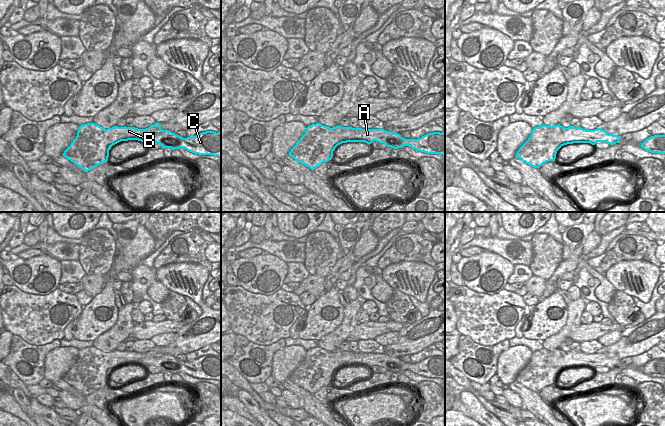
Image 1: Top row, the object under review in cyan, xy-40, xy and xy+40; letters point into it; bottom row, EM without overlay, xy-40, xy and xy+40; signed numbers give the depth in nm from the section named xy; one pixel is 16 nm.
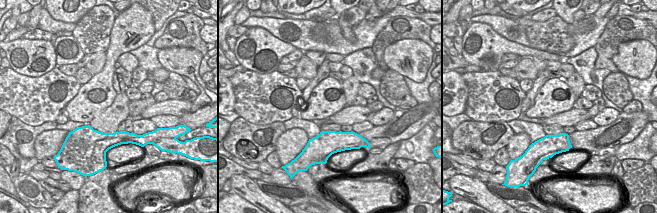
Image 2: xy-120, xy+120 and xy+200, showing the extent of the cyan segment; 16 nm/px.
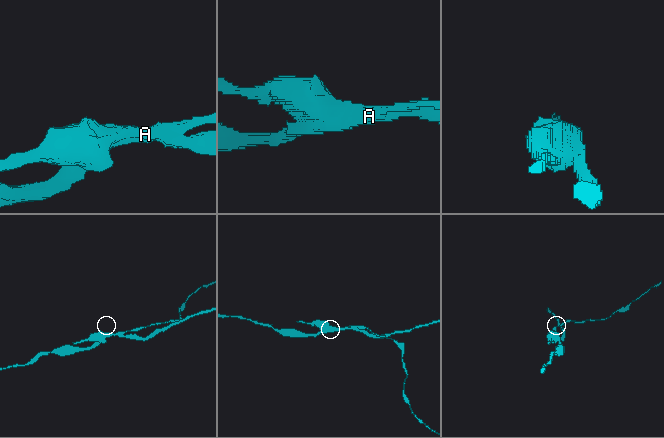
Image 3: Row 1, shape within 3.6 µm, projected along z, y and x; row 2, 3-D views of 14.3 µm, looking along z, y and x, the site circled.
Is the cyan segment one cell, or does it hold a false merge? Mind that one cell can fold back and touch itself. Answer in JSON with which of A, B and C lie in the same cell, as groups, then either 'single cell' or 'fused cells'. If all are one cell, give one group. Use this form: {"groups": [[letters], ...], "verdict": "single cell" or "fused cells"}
{"groups": [["A", "C"], ["B"]], "verdict": "fused cells"}

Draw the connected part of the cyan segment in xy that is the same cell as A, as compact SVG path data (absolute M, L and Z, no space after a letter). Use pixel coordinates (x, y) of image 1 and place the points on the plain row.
M353 352L343 356L343 363L339 365L339 368L365 366L370 369L374 365L383 367L393 373L409 370L427 378L445 380L445 356L428 357L418 363L405 363L398 357L392 357L384 353Z

